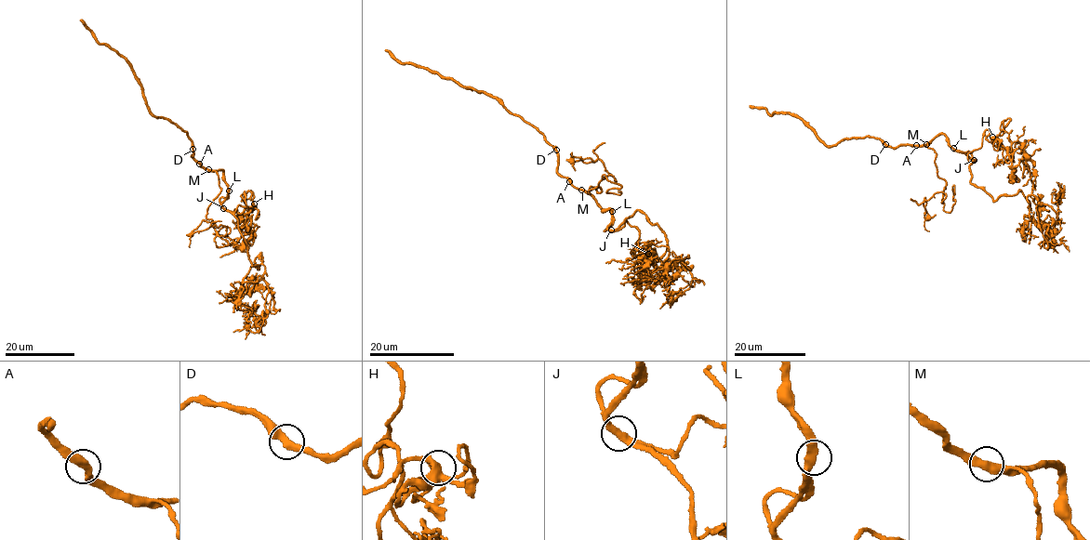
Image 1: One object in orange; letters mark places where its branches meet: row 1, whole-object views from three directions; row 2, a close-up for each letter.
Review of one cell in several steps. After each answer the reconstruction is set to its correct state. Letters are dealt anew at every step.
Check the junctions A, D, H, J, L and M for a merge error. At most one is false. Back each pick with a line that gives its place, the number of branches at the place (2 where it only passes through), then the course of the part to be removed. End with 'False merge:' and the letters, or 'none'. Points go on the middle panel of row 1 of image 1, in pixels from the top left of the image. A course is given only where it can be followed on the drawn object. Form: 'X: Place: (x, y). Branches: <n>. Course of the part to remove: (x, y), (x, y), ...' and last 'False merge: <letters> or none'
False merge: none

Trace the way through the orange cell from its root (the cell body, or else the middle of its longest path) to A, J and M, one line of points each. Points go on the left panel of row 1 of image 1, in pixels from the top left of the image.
A: (226, 181), (221, 170), (206, 168), (199, 164)
J: (226, 181), (226, 196), (221, 204), (223, 208)
M: (226, 181), (221, 170), (208, 170)

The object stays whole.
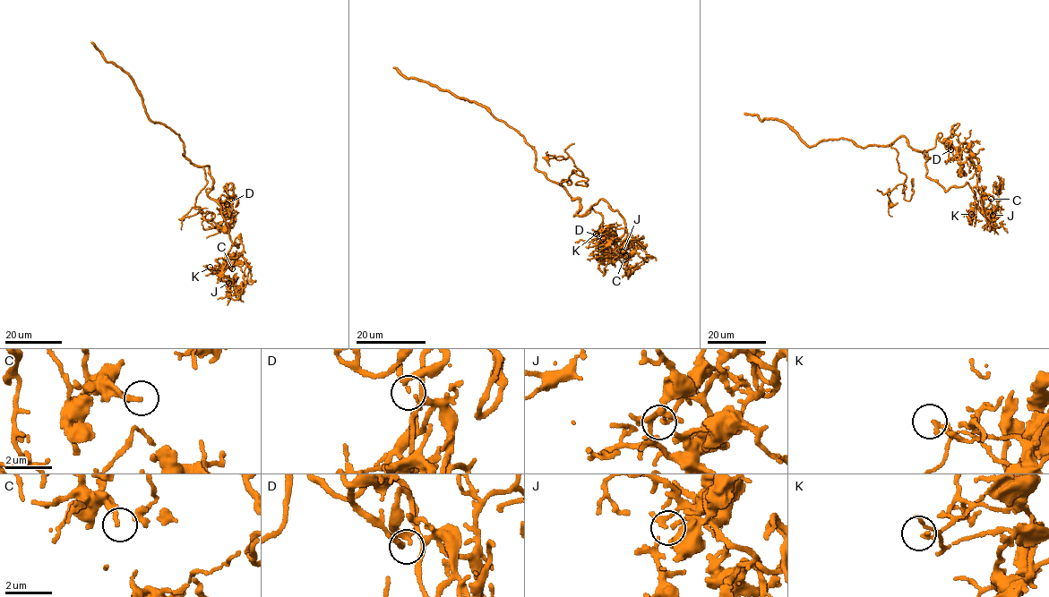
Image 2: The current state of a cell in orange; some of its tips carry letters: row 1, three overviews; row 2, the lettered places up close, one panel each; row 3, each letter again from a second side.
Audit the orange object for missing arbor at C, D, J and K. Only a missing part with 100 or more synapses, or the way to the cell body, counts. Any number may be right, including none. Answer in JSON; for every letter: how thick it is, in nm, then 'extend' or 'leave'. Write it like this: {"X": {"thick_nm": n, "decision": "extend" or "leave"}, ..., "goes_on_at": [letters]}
{"C": {"thick_nm": 190, "decision": "leave"}, "D": {"thick_nm": 180, "decision": "leave"}, "J": {"thick_nm": 160, "decision": "leave"}, "K": {"thick_nm": 130, "decision": "leave"}, "goes_on_at": []}

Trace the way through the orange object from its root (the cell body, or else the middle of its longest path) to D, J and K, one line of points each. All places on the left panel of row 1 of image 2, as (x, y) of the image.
D: (211, 175), (207, 194), (217, 200), (222, 195), (228, 197), (226, 183), (227, 204)
J: (211, 175), (207, 194), (238, 246), (225, 256), (239, 253), (245, 262), (245, 286), (228, 283)
K: (211, 175), (207, 194), (220, 207), (231, 242), (238, 246), (232, 244), (226, 254), (227, 268), (210, 267)

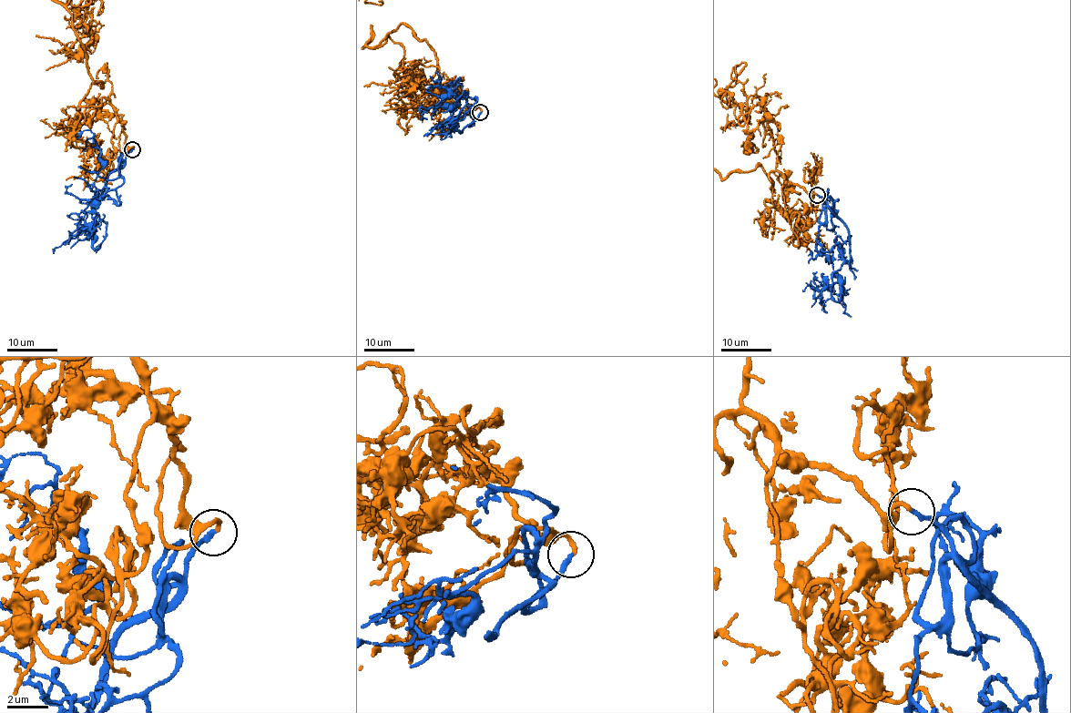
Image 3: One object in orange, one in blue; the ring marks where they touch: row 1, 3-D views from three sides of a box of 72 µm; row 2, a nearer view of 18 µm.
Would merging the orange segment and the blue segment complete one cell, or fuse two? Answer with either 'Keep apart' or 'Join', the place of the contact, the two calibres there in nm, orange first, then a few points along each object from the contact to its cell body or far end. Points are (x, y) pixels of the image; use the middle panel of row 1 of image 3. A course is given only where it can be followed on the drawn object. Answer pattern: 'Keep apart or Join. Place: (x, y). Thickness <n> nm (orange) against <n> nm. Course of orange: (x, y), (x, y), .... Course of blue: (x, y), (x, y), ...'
Join. Place: (480, 112). Thickness 200 nm (orange) against 240 nm. Course of orange: (481, 113), (418, 86), (436, 56), (413, 29), (369, 46), (369, 23). Course of blue: (481, 113), (461, 132), (452, 128), (465, 92), (454, 106), (456, 97), (448, 95), (421, 111)

